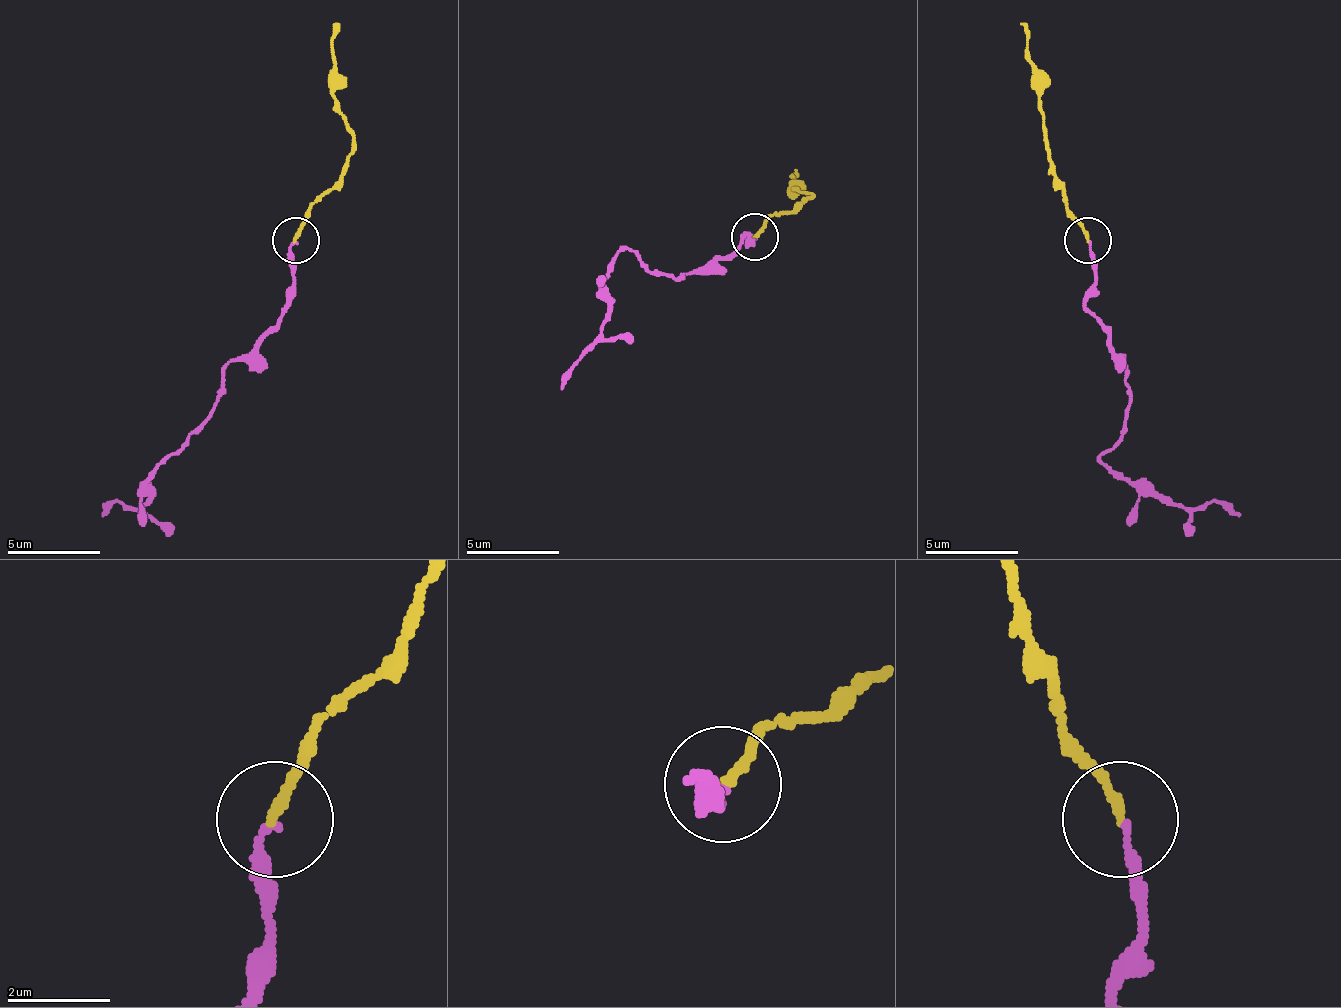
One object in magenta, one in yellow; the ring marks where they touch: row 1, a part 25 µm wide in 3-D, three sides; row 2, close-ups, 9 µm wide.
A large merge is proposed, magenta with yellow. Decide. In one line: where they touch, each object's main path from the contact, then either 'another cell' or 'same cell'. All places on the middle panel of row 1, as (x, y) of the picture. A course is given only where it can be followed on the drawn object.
place (754, 236); course magenta (753, 240), (753, 245), (749, 235), (683, 277), (651, 273), (623, 249), (604, 282), (609, 314), (562, 389); course yellow (753, 235), (809, 198), (790, 179), (800, 175); same cell

